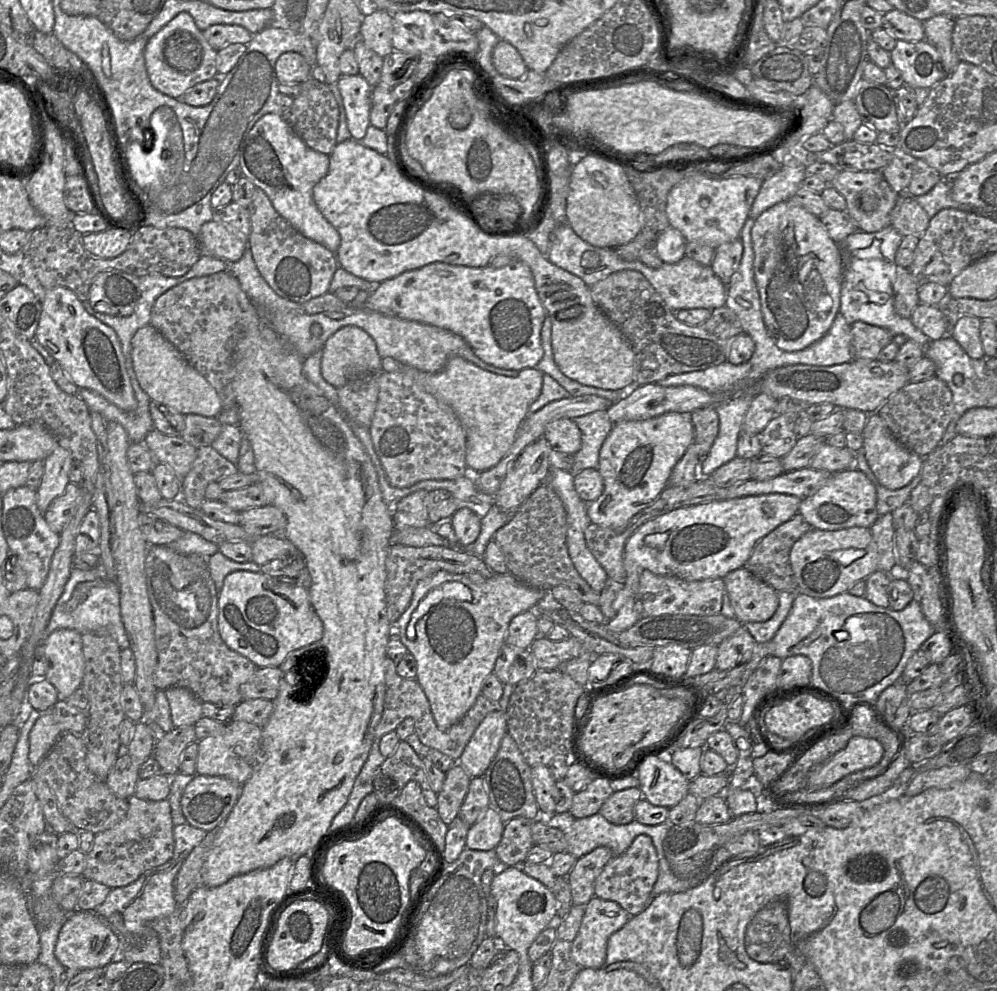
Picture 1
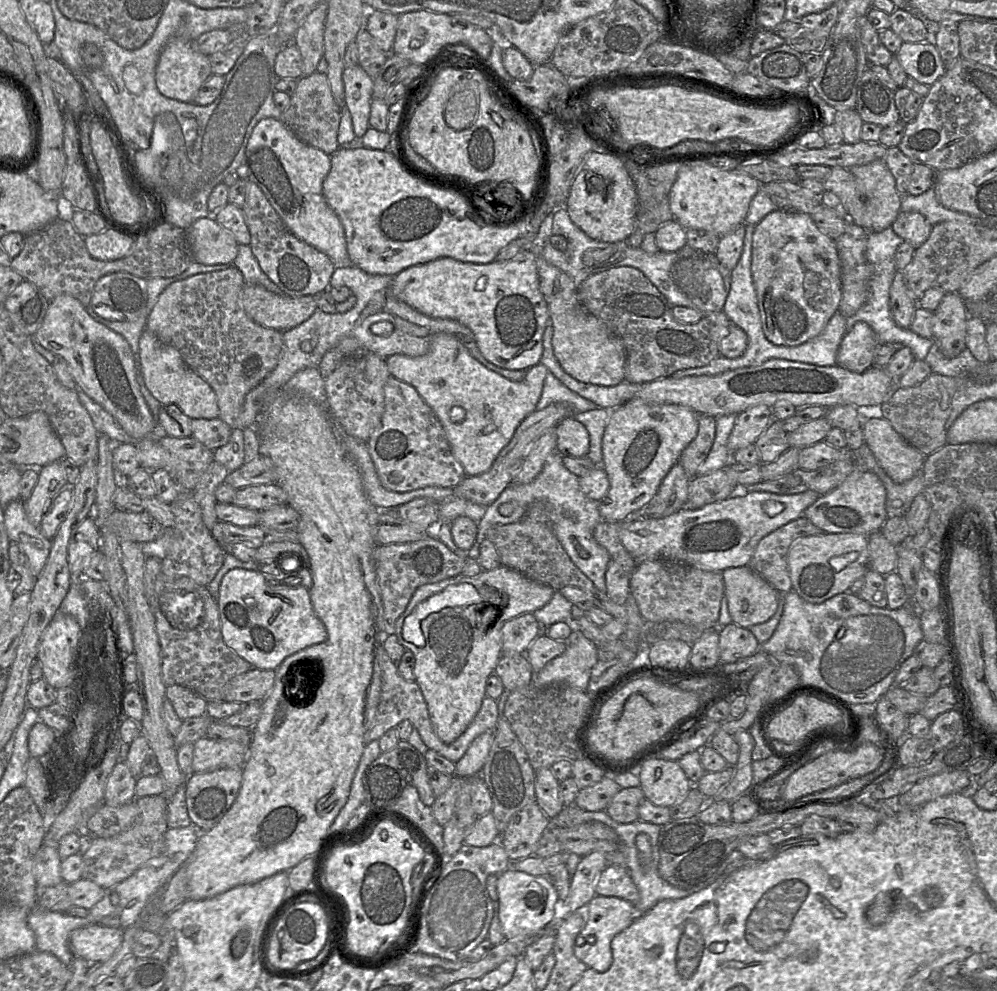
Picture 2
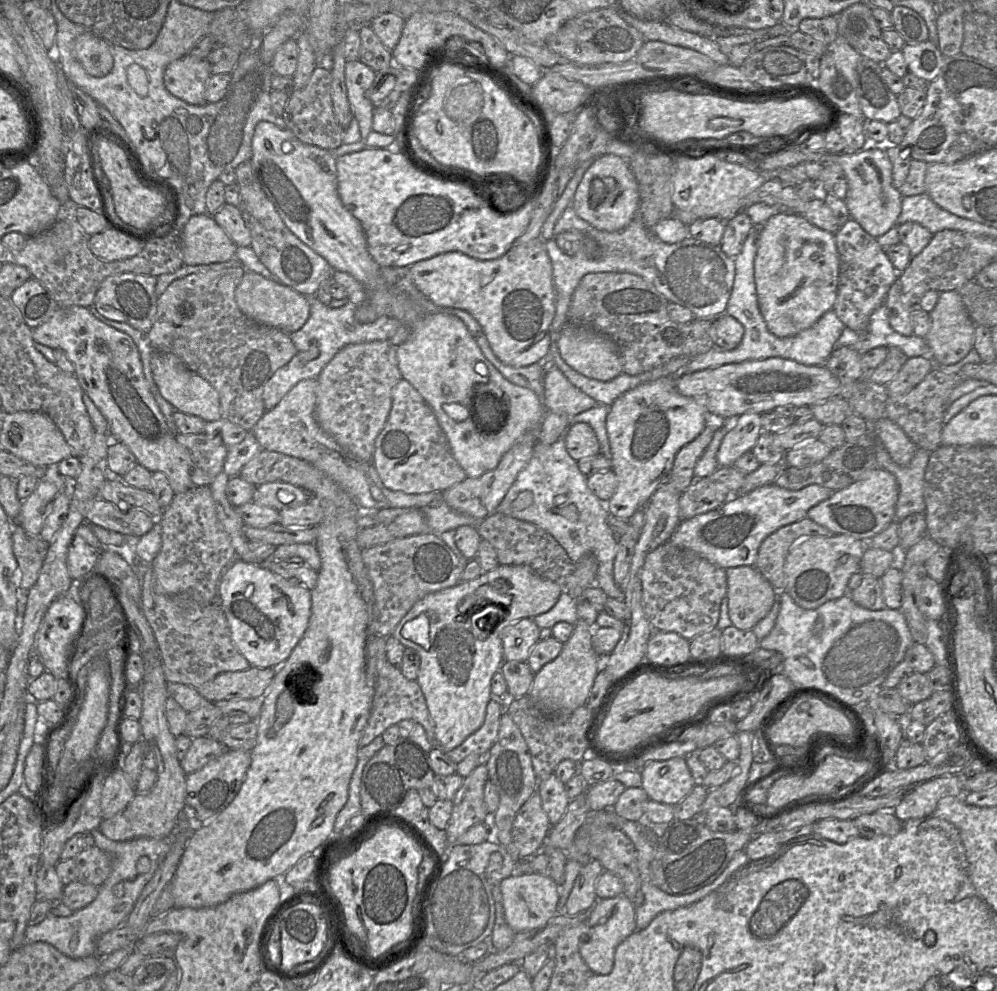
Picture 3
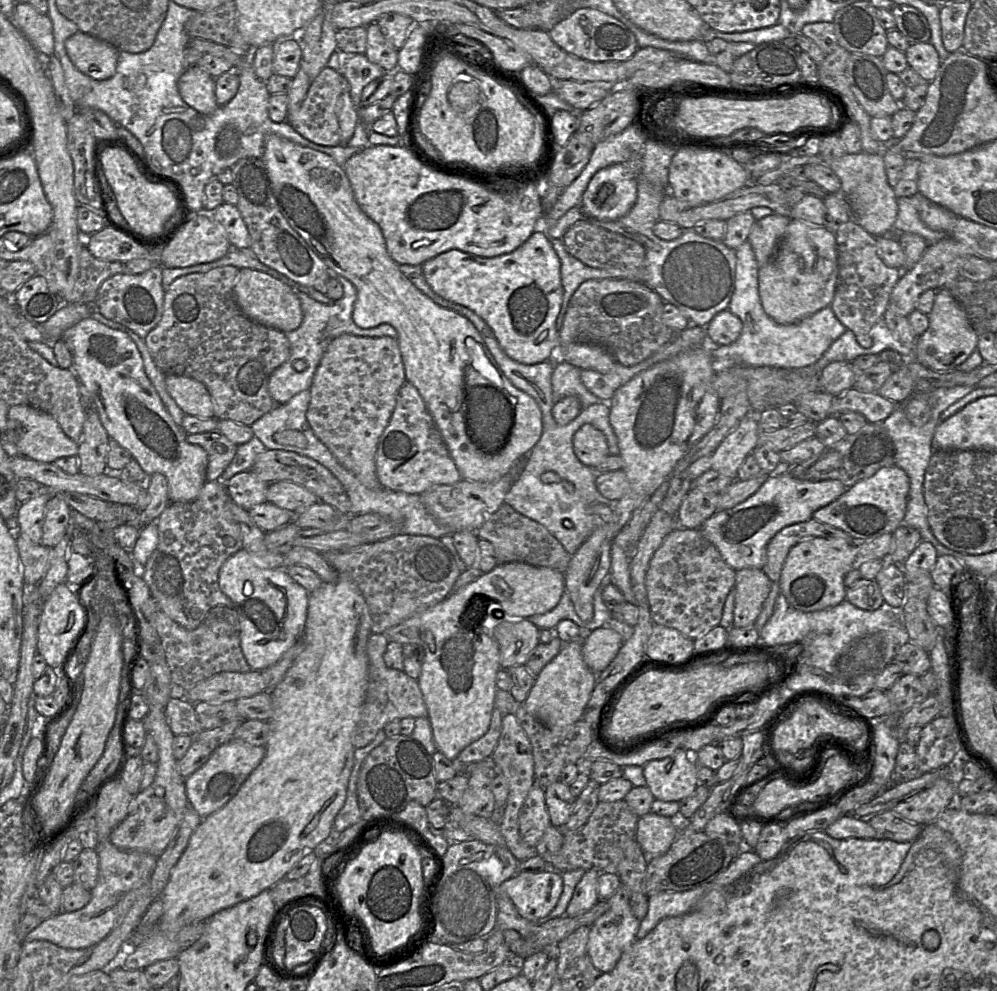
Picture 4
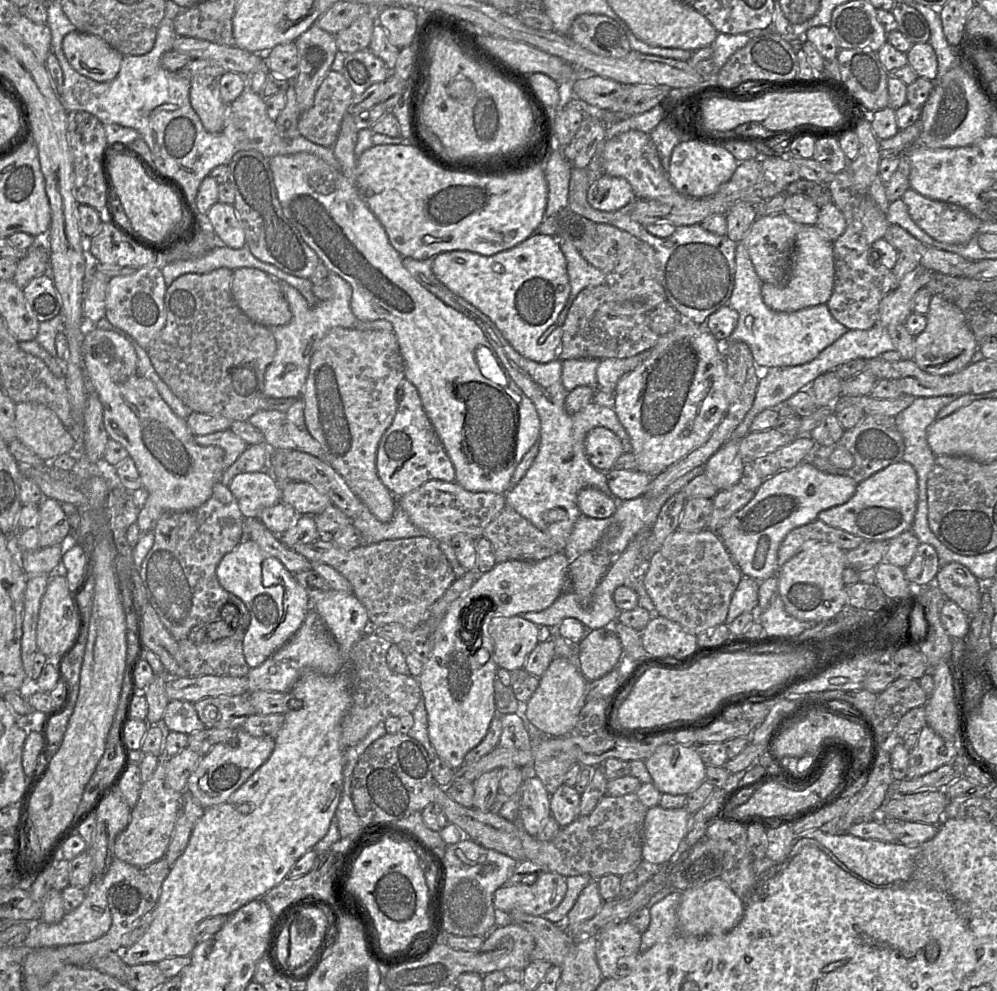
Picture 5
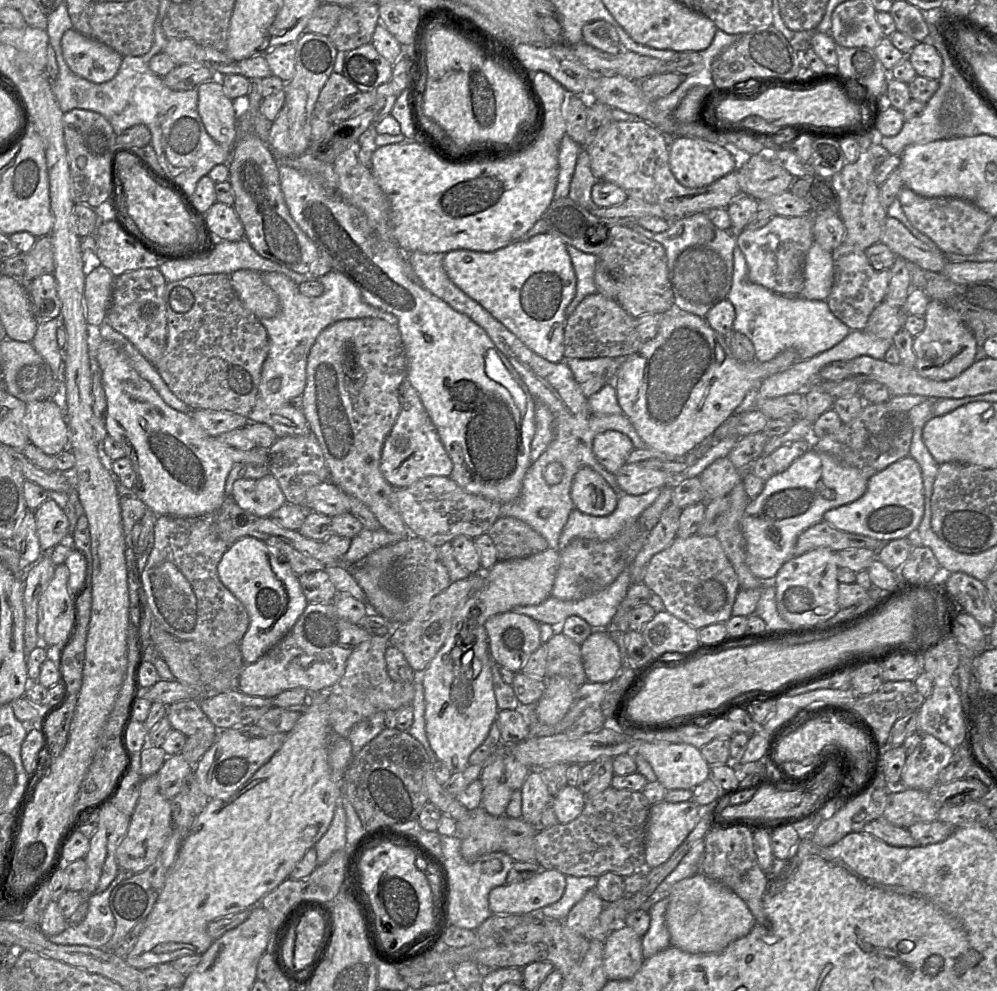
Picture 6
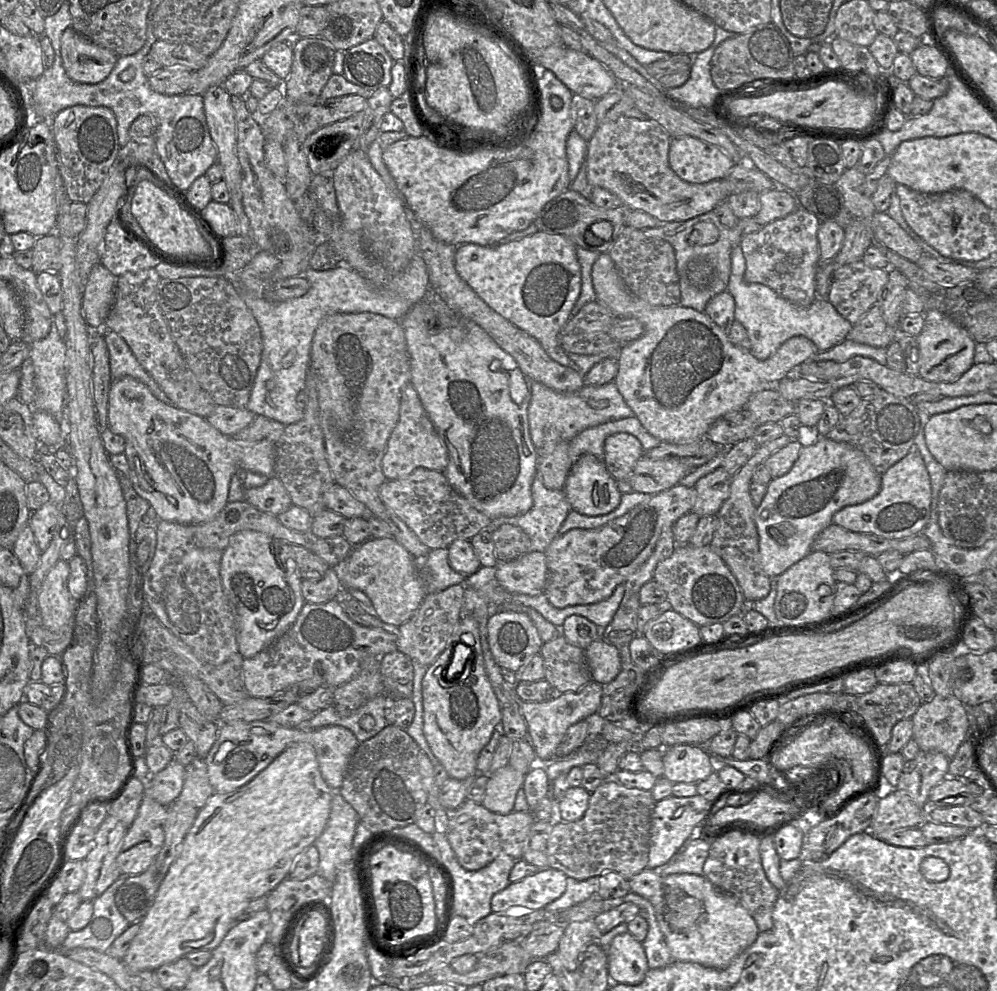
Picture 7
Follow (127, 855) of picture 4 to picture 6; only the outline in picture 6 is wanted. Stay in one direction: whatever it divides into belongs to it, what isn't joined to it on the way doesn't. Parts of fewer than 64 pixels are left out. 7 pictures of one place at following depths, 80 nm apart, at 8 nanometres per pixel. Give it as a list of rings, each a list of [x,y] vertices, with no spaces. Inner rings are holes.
[[[120,869],[104,891],[85,897],[88,903],[88,911],[81,923],[69,924],[63,932],[47,936],[48,939],[59,945],[105,947],[115,930],[115,919],[109,906],[110,894],[121,881],[133,874],[135,873],[128,873]]]

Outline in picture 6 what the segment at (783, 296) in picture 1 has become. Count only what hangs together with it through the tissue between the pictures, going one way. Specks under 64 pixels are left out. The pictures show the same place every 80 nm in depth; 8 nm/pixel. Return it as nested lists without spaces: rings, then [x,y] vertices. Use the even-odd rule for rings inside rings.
[[[814,241],[809,248],[804,265],[804,285],[800,297],[808,300],[825,301],[834,282],[832,252]]]

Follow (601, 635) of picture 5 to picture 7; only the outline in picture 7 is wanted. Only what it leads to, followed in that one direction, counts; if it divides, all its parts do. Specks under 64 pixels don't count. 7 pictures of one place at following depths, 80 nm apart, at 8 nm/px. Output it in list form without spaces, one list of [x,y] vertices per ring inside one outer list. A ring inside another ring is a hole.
[[[602,638],[593,641],[584,651],[591,679],[606,685],[620,672],[620,656],[617,648]]]

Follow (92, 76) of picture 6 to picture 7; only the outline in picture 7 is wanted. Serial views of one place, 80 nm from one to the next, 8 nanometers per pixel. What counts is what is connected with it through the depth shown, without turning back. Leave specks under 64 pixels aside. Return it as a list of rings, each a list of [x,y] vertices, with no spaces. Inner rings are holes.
[[[69,27],[61,37],[61,58],[65,72],[71,80],[97,84],[109,76],[118,56]]]

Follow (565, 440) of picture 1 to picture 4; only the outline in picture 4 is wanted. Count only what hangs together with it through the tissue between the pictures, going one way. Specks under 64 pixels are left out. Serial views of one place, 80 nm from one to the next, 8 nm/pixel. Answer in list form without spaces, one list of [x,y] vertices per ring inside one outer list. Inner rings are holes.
[[[591,424],[582,425],[573,436],[573,450],[581,463],[591,468],[610,455],[605,435]]]

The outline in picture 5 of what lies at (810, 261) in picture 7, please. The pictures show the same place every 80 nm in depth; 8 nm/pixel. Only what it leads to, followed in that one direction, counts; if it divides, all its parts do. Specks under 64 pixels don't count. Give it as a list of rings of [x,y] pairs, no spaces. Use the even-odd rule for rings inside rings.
[[[785,213],[758,216],[739,242],[746,248],[754,269],[763,283],[770,283],[779,288],[787,285],[800,226],[805,225],[799,225]]]

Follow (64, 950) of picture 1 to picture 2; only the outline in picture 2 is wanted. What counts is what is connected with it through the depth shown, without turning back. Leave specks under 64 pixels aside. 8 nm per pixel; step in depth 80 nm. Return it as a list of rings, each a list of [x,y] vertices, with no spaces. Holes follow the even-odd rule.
[[[94,924],[70,933],[68,945],[75,957],[90,963],[109,959],[123,941],[124,929]]]

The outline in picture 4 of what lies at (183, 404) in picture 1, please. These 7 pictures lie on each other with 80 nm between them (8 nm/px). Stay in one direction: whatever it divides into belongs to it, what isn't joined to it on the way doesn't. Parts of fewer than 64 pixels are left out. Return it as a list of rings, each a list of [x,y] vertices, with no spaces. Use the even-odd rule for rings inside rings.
[[[166,375],[165,385],[185,415],[202,419],[214,418],[212,400],[204,384],[189,377]]]

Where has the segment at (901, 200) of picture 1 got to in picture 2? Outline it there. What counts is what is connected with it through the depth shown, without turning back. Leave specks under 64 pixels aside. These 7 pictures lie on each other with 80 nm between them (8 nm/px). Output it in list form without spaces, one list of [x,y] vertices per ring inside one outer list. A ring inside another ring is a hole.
[[[900,211],[891,228],[903,241],[917,249],[928,239],[932,226],[920,213]]]

